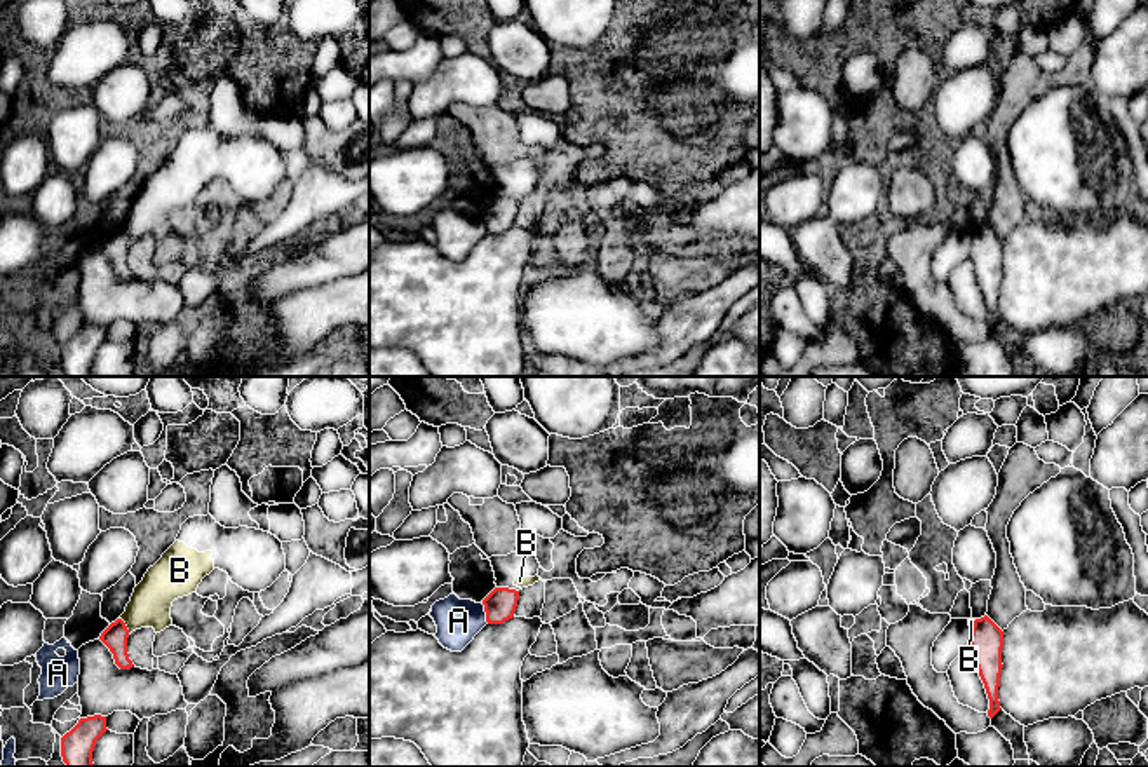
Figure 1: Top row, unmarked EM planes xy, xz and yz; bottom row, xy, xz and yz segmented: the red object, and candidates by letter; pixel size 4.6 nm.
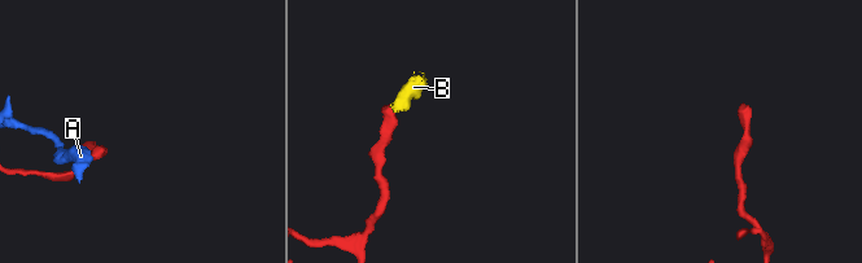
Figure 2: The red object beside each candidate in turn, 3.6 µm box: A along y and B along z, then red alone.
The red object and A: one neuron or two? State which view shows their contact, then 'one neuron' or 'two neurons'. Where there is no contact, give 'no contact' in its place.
contact in xz; two neurons

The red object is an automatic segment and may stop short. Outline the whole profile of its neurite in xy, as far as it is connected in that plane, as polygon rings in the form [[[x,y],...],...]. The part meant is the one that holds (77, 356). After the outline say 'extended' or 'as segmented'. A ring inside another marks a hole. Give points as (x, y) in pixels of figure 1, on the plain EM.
[[[94,324],[80,328],[78,333],[61,347],[61,366],[66,377],[94,377],[94,356],[106,340],[106,326]]] | as segmented

